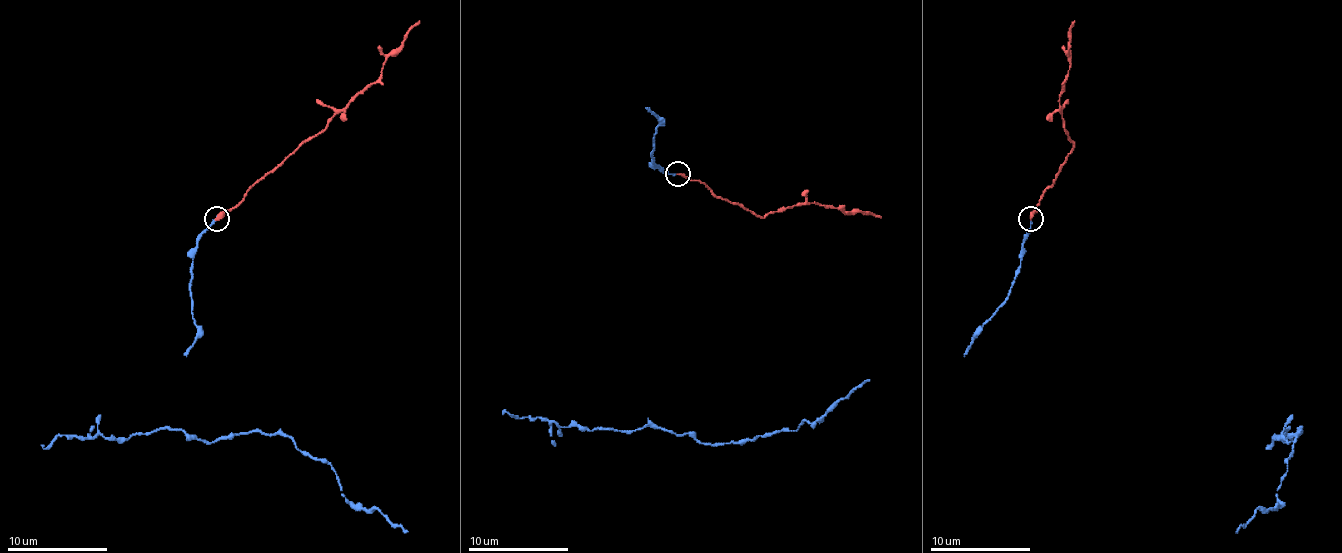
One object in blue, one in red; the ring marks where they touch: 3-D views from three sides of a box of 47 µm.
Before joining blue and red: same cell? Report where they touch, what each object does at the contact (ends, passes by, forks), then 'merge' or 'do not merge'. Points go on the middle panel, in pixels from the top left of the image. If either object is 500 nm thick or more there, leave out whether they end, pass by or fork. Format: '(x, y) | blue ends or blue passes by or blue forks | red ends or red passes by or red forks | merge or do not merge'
(678, 174) | blue ends | red ends | merge

